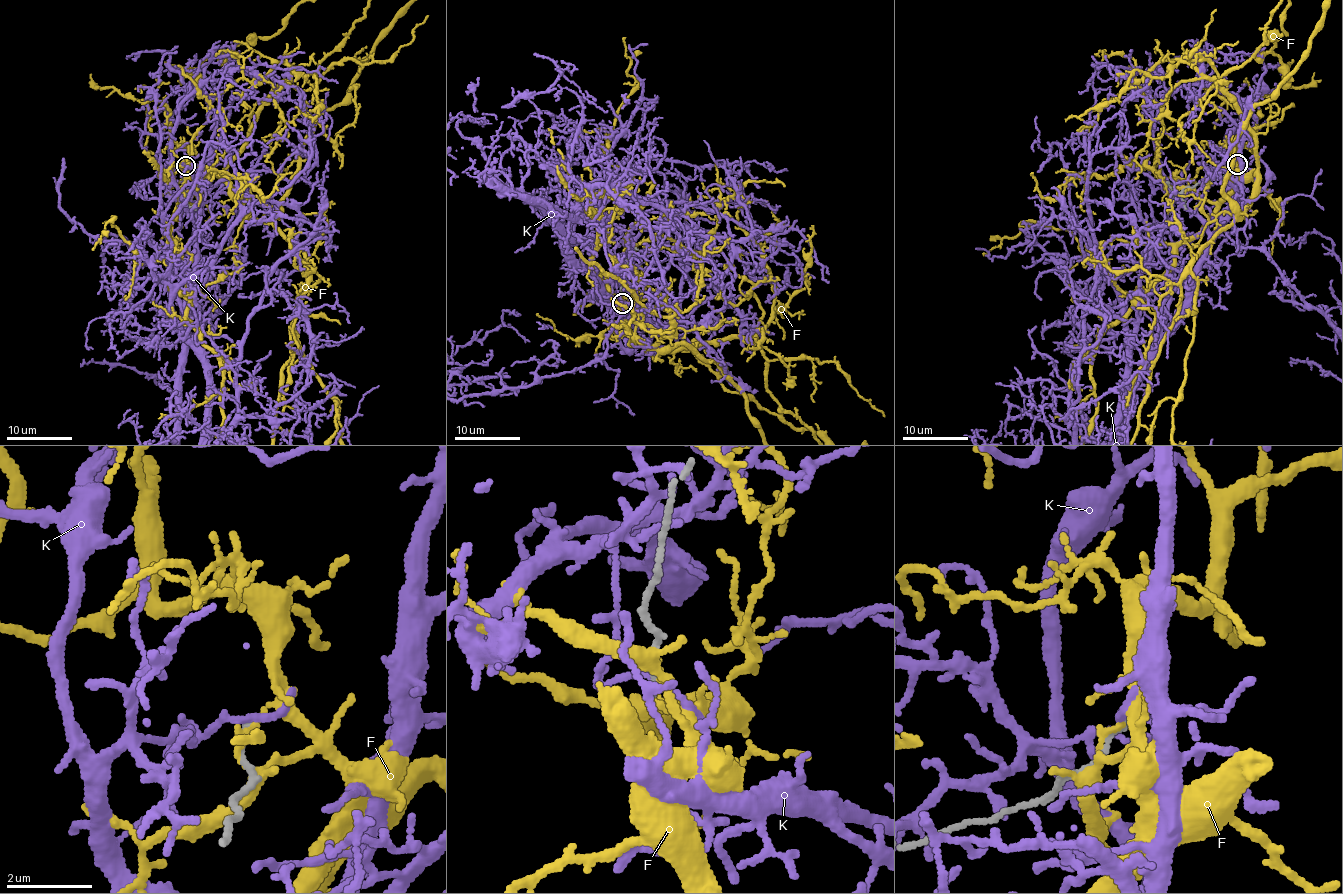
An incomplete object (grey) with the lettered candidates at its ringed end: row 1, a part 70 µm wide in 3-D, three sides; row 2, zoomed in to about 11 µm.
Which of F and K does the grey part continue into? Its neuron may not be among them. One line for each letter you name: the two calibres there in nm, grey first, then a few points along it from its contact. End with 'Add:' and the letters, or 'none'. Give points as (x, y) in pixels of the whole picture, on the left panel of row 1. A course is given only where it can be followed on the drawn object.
Add: none

